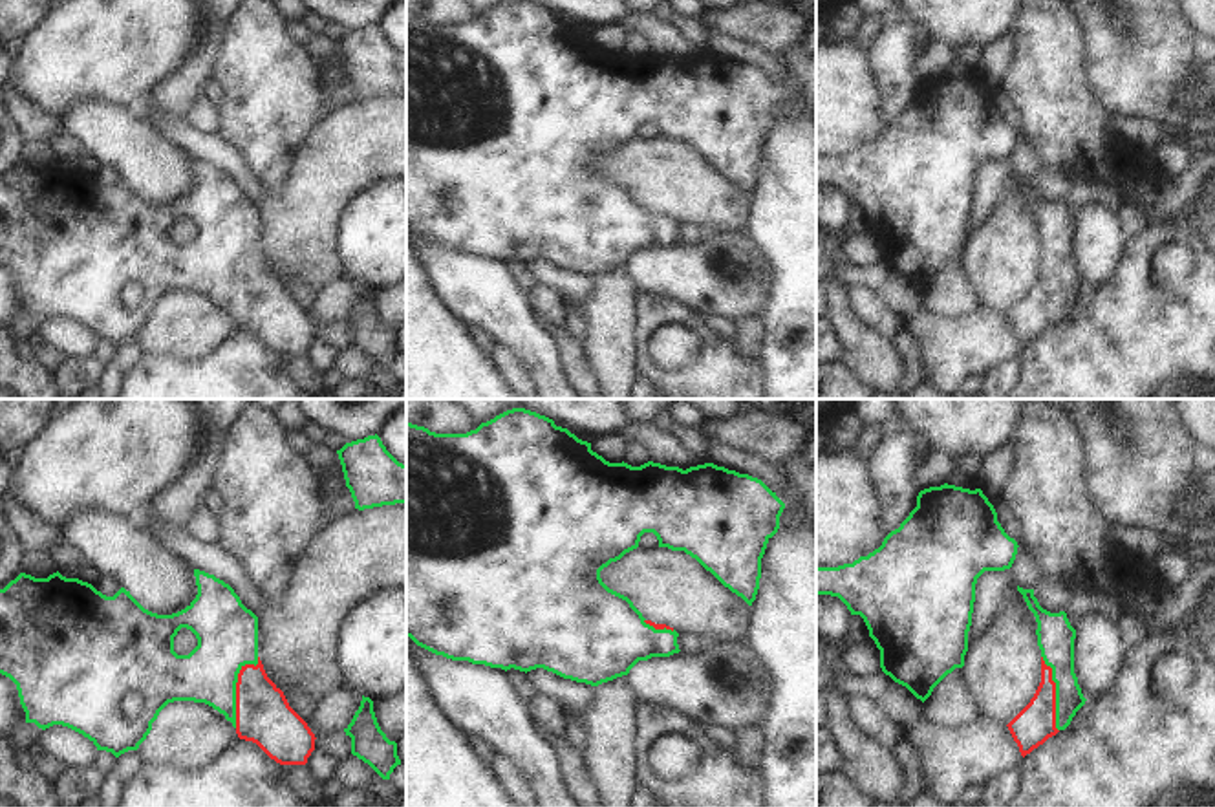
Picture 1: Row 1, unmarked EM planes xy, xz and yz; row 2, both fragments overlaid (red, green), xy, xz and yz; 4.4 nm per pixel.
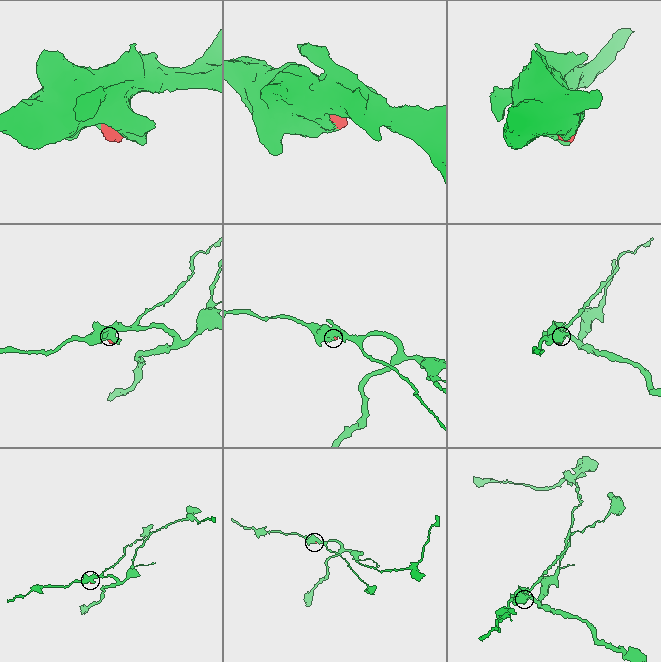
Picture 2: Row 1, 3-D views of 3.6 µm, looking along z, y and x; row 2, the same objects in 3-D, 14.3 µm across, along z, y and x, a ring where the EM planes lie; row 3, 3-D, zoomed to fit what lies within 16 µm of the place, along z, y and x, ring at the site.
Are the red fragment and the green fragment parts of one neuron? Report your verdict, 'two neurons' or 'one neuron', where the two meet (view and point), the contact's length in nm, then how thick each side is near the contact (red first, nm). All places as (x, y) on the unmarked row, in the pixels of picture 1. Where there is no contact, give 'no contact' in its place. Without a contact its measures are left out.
one neuron | xy (236, 279) | 320 nm | 240/280 nm

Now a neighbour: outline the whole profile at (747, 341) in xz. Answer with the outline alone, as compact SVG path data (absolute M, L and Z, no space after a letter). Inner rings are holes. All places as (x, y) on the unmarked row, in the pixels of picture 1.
M741 317L736 320L732 344L737 357L745 362L758 364L763 348L763 322L759 317Z

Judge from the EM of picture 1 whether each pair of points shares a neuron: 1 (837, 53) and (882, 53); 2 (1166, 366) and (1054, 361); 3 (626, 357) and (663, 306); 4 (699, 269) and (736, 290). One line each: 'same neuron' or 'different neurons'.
1: different neurons
2: same neuron
3: different neurons
4: same neuron

